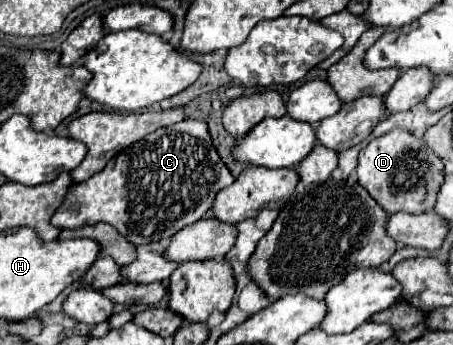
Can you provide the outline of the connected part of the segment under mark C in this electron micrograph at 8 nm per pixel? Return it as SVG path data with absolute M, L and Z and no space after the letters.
M181 120L173 126L159 128L153 134L147 134L143 140L131 144L115 158L111 158L111 162L107 162L101 172L93 174L85 182L71 186L59 210L51 216L51 224L55 228L81 228L87 224L105 222L119 230L119 234L123 234L131 244L147 244L171 238L181 228L203 218L213 204L213 194L229 186L233 180L235 178L221 162L211 144L207 124L203 120Z

